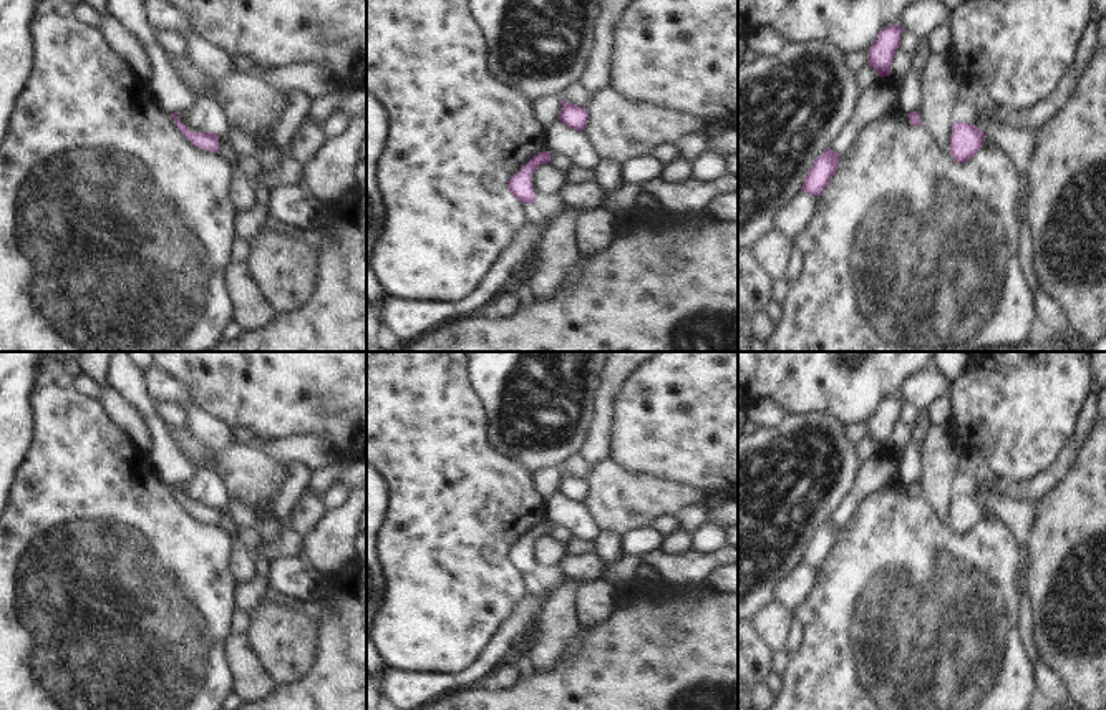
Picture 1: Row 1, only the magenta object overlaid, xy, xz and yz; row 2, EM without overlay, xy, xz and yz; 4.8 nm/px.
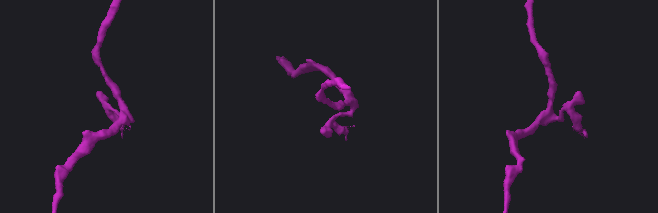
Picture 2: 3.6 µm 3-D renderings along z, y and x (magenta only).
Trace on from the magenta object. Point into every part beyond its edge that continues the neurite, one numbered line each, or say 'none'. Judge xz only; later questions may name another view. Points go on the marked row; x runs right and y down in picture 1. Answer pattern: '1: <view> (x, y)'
none

